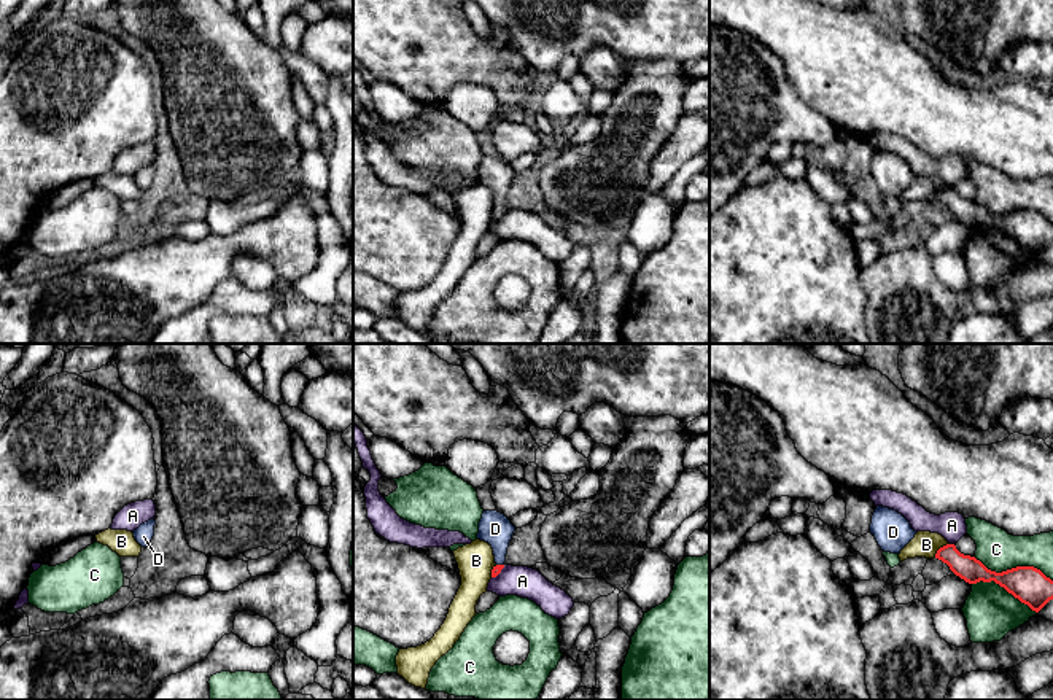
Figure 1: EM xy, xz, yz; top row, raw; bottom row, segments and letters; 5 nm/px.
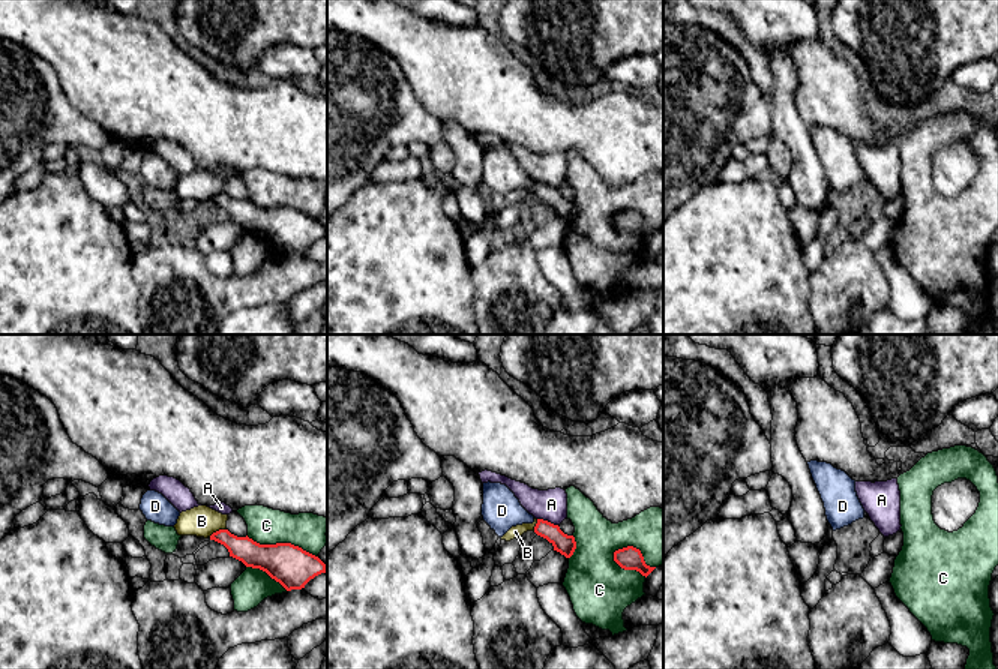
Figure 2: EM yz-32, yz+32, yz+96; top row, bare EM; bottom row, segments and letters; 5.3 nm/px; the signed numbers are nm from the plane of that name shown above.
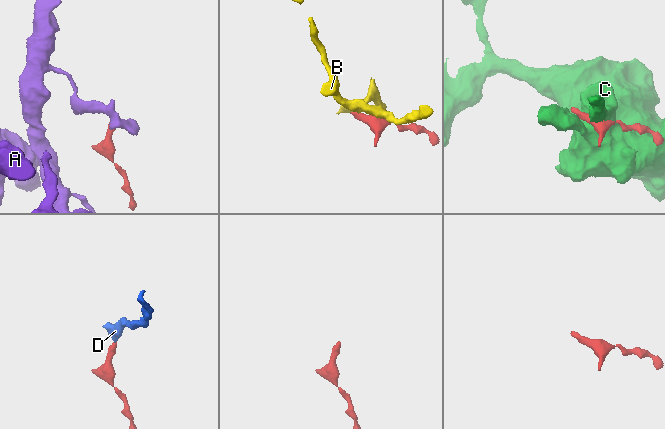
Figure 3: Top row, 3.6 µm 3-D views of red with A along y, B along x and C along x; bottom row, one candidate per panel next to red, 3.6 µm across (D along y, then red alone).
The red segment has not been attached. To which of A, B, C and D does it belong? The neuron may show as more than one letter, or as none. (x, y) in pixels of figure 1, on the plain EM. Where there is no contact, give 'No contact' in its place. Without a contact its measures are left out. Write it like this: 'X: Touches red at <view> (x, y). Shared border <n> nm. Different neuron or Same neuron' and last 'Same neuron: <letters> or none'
A: Touches red at yz (951, 188). Shared border 30 nm. Different neuron
B: Touches red at yz (939, 193). Shared border 110 nm. Different neuron
C: Touches red at yz (1014, 212). Shared border 420 nm. Different neuron
D: Touches red at xz (500, 209). Shared border 40 nm. Same neuron
Same neuron: D

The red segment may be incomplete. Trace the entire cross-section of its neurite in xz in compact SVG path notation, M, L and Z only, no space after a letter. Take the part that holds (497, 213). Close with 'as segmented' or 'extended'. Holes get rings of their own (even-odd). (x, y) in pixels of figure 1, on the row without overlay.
M484 154L479 165L477 183L485 185L492 189L495 199L495 210L492 221L496 221L504 212L506 197L515 170L511 164L498 154Z | extended

